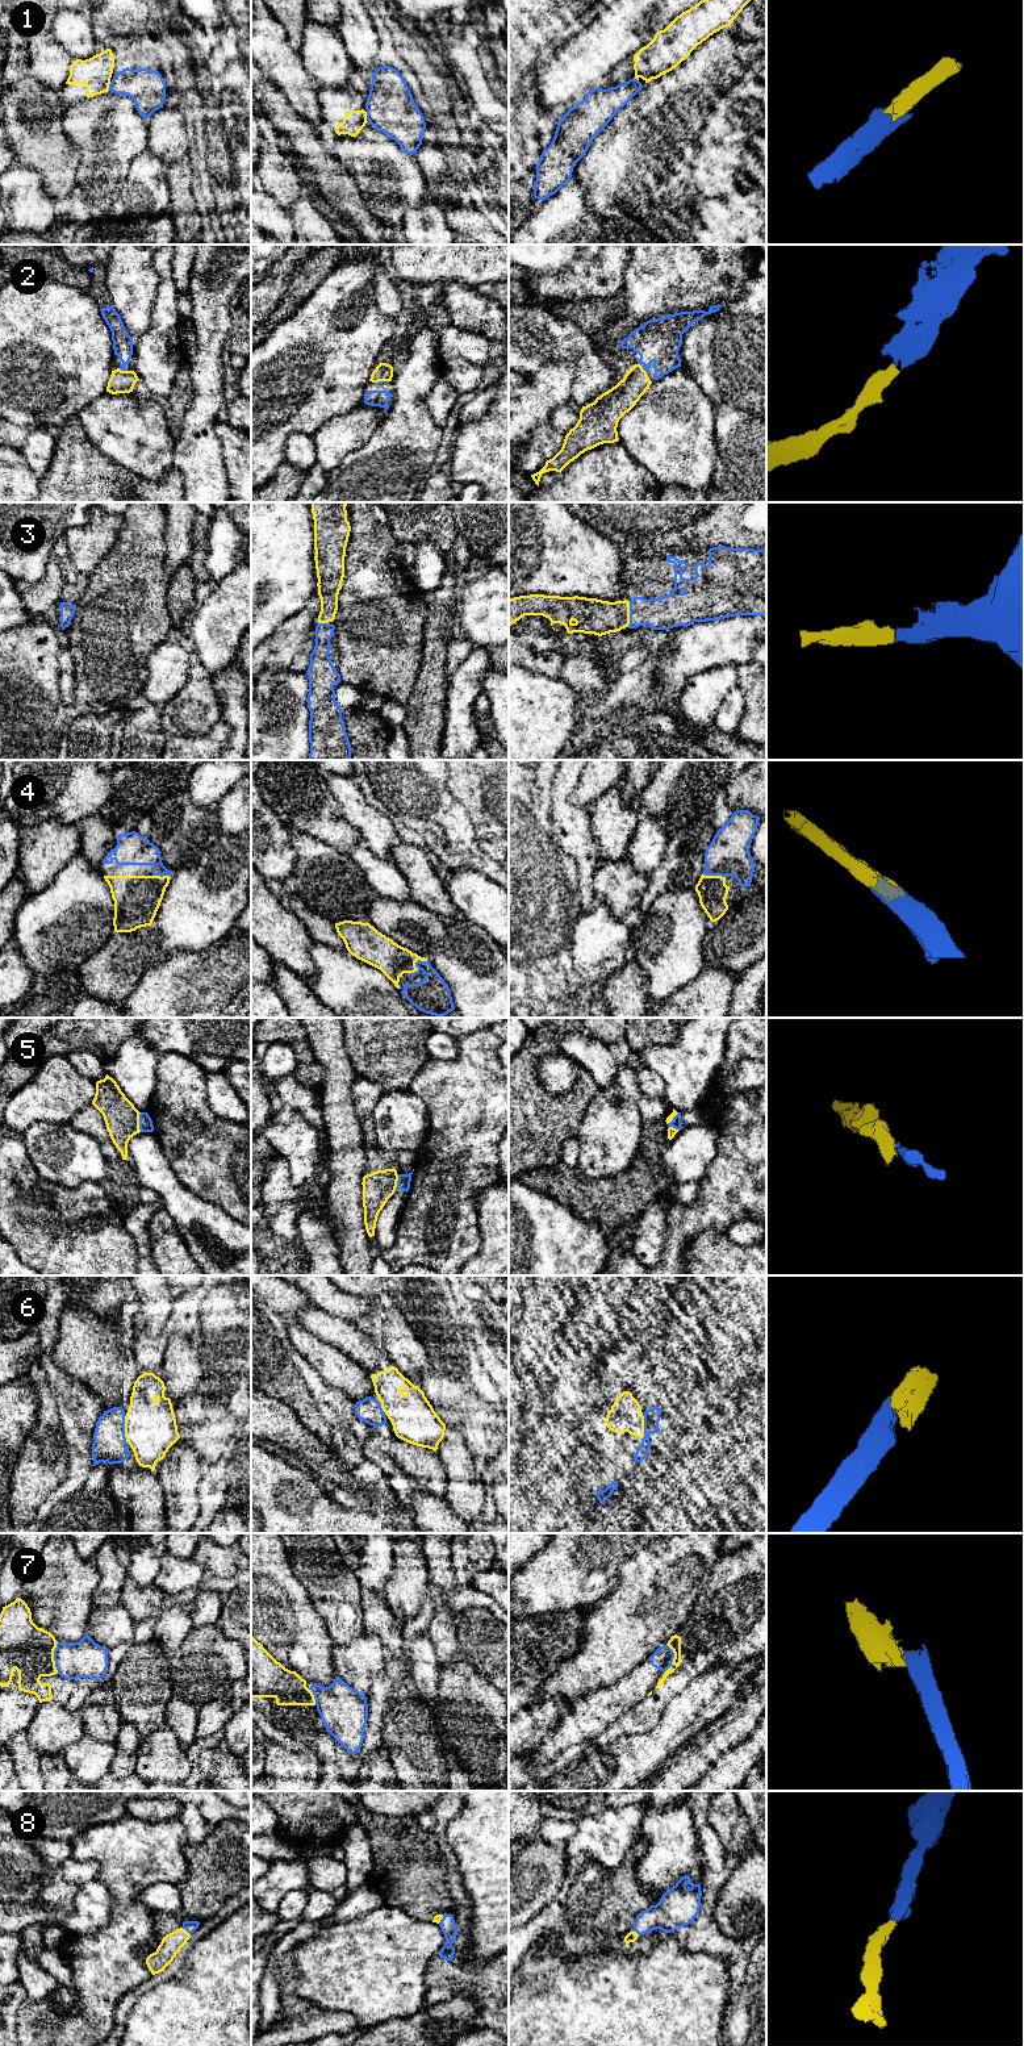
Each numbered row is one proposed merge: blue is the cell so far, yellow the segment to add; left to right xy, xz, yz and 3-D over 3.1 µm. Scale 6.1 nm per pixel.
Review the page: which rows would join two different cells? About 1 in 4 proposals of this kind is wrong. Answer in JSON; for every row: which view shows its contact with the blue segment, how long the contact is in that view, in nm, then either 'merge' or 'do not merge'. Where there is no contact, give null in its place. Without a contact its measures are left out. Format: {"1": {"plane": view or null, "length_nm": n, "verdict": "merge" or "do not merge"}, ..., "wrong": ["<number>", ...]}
{"1": {"plane": "xy", "length_nm": 50, "verdict": "do not merge"}, "2": {"plane": "yz", "length_nm": 80, "verdict": "merge"}, "3": {"plane": "yz", "length_nm": 150, "verdict": "merge"}, "4": {"plane": "xz", "length_nm": 150, "verdict": "merge"}, "5": {"plane": "xy", "length_nm": 120, "verdict": "do not merge"}, "6": {"plane": "xy", "length_nm": 170, "verdict": "merge"}, "7": {"plane": "xy", "length_nm": 190, "verdict": "do not merge"}, "8": {"plane": "xy", "length_nm": 70, "verdict": "merge"}, "wrong": ["1", "5", "7"]}

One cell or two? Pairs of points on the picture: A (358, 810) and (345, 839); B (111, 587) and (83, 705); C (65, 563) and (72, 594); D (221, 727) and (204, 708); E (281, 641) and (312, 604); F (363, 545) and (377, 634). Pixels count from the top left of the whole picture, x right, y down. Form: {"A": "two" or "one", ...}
{"A": "two", "B": "one", "C": "one", "D": "two", "E": "one", "F": "one"}

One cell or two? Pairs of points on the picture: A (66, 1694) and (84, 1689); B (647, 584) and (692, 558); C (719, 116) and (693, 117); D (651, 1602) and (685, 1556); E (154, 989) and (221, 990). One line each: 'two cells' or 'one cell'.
A: one cell
B: one cell
C: two cells
D: one cell
E: one cell

